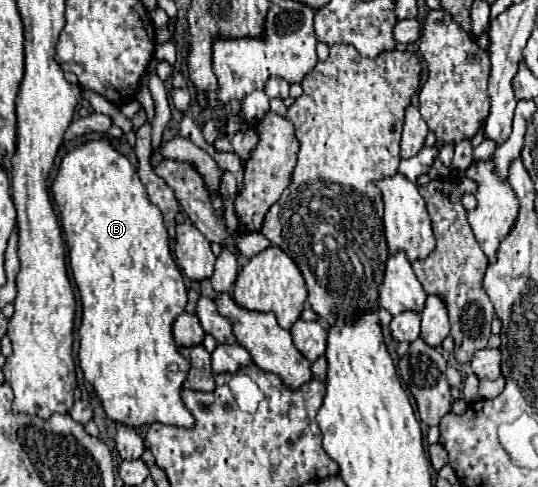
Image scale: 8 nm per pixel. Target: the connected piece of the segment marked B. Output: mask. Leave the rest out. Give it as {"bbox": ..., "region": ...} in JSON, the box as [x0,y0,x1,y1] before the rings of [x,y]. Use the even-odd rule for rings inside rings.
{"bbox":[50,139,194,427],"region":[[[92,139],[64,155],[50,189],[60,209],[60,221],[70,249],[70,267],[84,309],[78,331],[78,361],[86,381],[92,383],[102,399],[106,415],[128,427],[140,427],[154,421],[194,427],[194,417],[180,399],[180,389],[190,365],[178,353],[172,337],[172,323],[184,313],[186,285],[170,253],[162,213],[148,201],[148,193],[138,179],[134,165],[124,153],[116,151],[108,139]]]}

